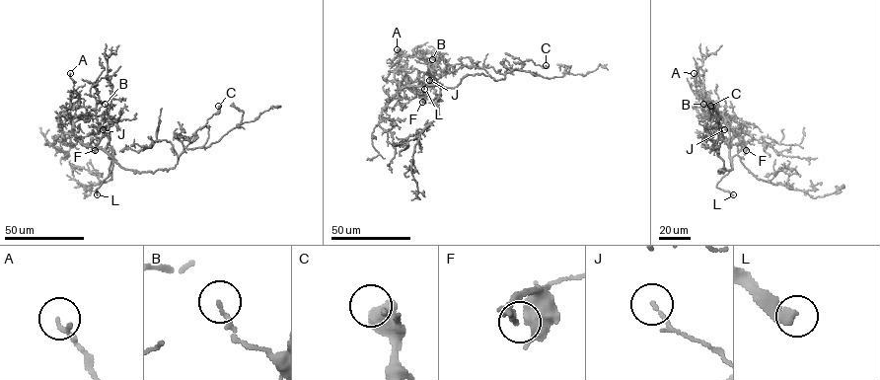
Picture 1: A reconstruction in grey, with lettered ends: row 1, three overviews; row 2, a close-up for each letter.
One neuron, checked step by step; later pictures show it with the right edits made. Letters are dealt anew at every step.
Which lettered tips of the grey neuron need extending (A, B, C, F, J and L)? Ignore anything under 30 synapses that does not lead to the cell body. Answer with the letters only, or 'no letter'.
L

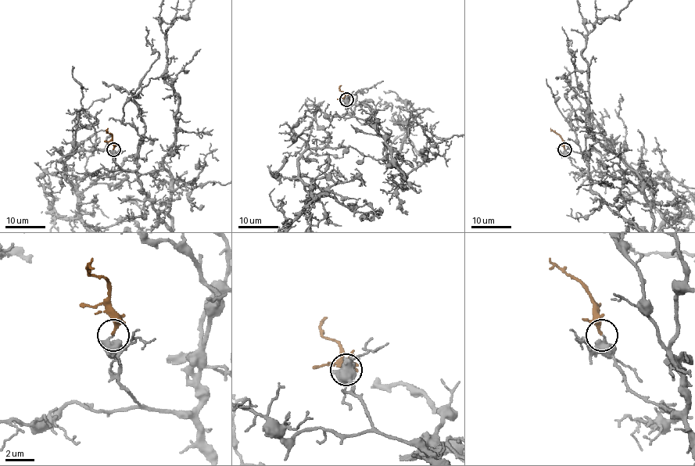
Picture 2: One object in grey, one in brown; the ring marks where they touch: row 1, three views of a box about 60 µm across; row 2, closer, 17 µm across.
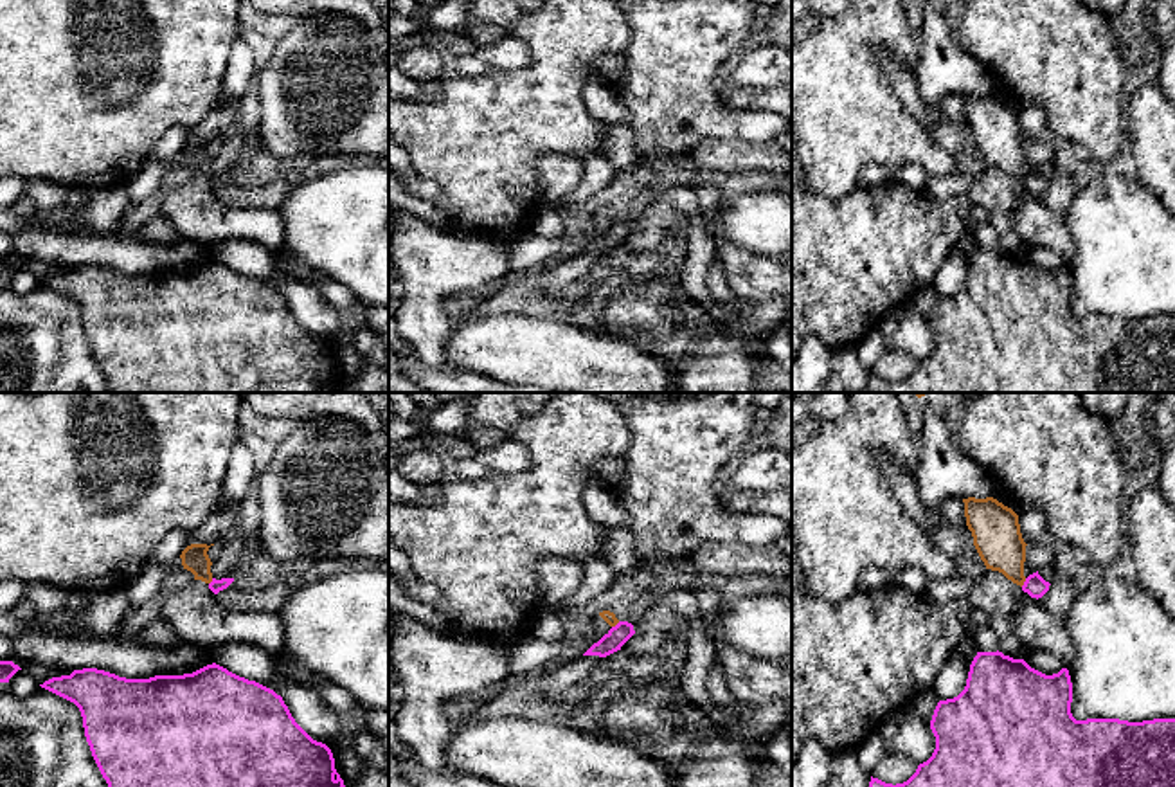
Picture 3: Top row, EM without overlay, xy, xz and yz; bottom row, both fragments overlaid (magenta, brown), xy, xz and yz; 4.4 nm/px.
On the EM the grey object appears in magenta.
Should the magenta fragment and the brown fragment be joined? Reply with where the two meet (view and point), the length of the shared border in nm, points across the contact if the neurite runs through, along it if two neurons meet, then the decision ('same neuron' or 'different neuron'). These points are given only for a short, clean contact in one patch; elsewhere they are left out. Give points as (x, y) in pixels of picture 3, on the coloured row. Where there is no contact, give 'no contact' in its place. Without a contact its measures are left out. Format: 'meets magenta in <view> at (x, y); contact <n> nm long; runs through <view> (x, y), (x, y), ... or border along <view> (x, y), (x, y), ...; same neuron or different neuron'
meets magenta in yz at (1024, 582); contact 50 nm long; border along yz (1026, 578), (1021, 586); different neuron

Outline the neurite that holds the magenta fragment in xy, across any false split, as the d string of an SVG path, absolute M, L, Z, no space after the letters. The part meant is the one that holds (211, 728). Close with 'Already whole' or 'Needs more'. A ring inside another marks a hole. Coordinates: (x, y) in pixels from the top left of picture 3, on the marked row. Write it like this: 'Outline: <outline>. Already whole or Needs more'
Outline: M216 663L193 674L149 679L83 668L40 686L79 708L86 742L108 787L345 787L331 749L295 722L281 695Z. Already whole

